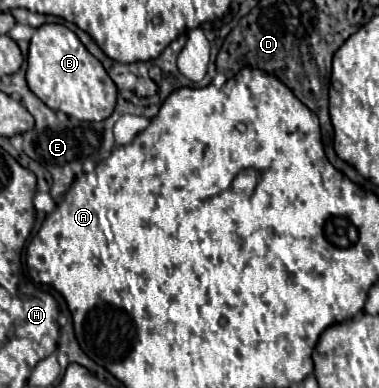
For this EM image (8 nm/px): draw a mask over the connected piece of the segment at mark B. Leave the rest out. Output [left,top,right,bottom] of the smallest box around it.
[27,25,117,121]

